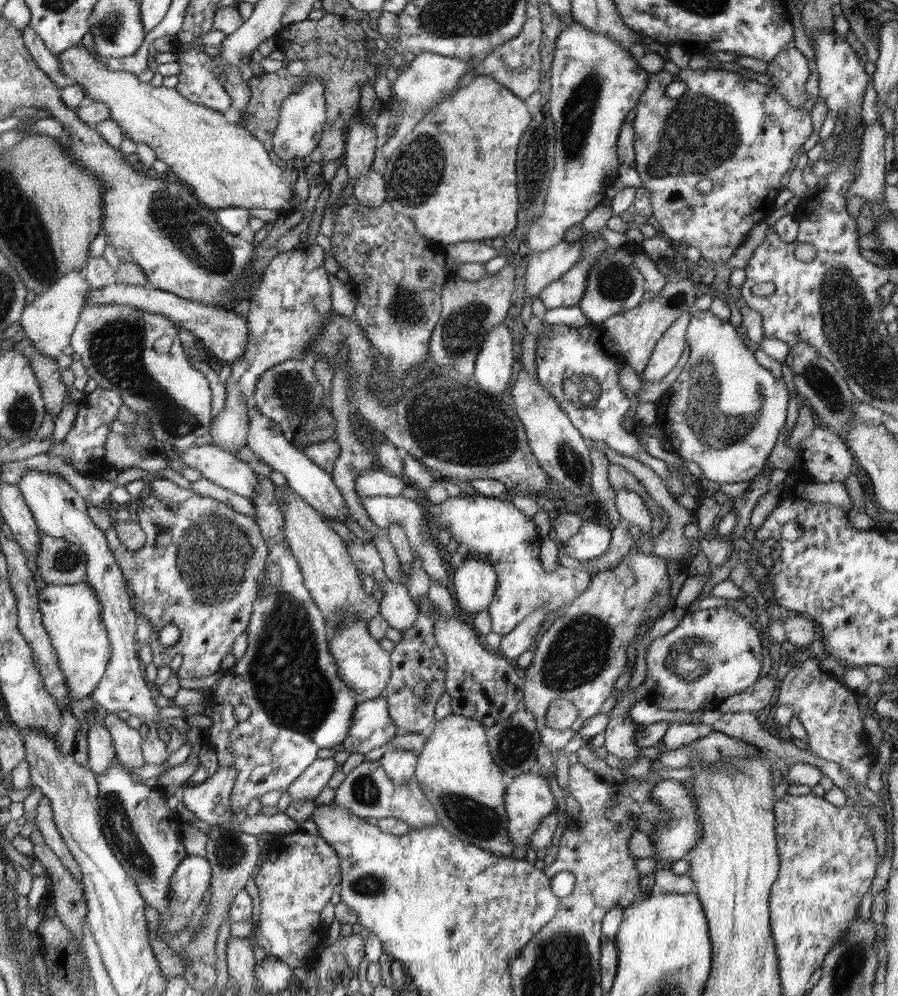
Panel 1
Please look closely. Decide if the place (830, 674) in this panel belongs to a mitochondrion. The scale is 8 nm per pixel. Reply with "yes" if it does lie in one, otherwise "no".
no

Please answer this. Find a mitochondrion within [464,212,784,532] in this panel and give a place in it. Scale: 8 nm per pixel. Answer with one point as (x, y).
(713, 428)

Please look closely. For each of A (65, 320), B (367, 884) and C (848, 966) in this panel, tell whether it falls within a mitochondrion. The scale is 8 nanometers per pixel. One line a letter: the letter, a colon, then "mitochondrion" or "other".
A: other
B: mitochondrion
C: mitochondrion

